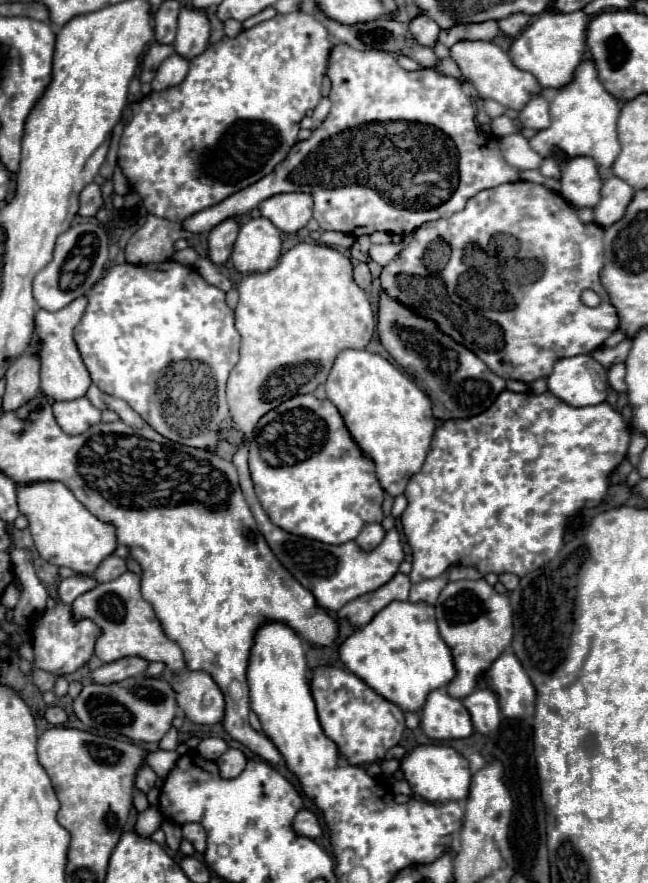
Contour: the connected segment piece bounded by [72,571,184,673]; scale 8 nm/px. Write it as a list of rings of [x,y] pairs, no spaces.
[[[126,571],[118,579],[100,583],[94,589],[82,593],[78,599],[72,601],[72,611],[74,611],[76,619],[90,619],[100,627],[102,635],[96,639],[94,653],[104,663],[112,663],[122,657],[138,655],[148,661],[166,663],[166,669],[172,673],[178,673],[180,669],[184,669],[182,649],[178,647],[178,643],[174,643],[166,637],[158,617],[154,615],[152,605],[146,599],[142,599],[140,577],[136,573]]]

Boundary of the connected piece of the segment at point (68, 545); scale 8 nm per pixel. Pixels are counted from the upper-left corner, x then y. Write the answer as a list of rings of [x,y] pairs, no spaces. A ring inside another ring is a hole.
[[[38,481],[38,483],[16,483],[18,509],[28,519],[28,529],[32,533],[36,551],[40,557],[56,567],[68,567],[76,573],[92,573],[96,565],[112,555],[116,549],[114,527],[98,521],[84,505],[58,481]]]

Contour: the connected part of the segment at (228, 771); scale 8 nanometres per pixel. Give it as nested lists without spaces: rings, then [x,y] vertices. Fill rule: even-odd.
[[[228,749],[220,759],[218,759],[218,767],[220,767],[220,775],[230,779],[242,773],[242,769],[246,767],[246,757],[240,749]]]

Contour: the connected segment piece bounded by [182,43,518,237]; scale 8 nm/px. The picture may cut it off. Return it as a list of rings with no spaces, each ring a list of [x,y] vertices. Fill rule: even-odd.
[[[336,43],[328,55],[328,77],[332,81],[332,109],[310,139],[298,141],[286,159],[258,183],[226,197],[222,203],[208,207],[182,225],[192,233],[210,231],[228,217],[242,215],[260,205],[260,201],[290,191],[304,191],[314,197],[314,219],[324,231],[342,231],[348,235],[372,235],[374,231],[410,233],[420,225],[450,217],[462,211],[466,201],[482,189],[518,181],[518,171],[502,159],[496,137],[484,135],[474,125],[476,107],[470,97],[476,89],[470,83],[460,85],[454,77],[438,75],[432,69],[406,71],[398,65],[396,55],[388,51],[356,51],[344,43]]]

